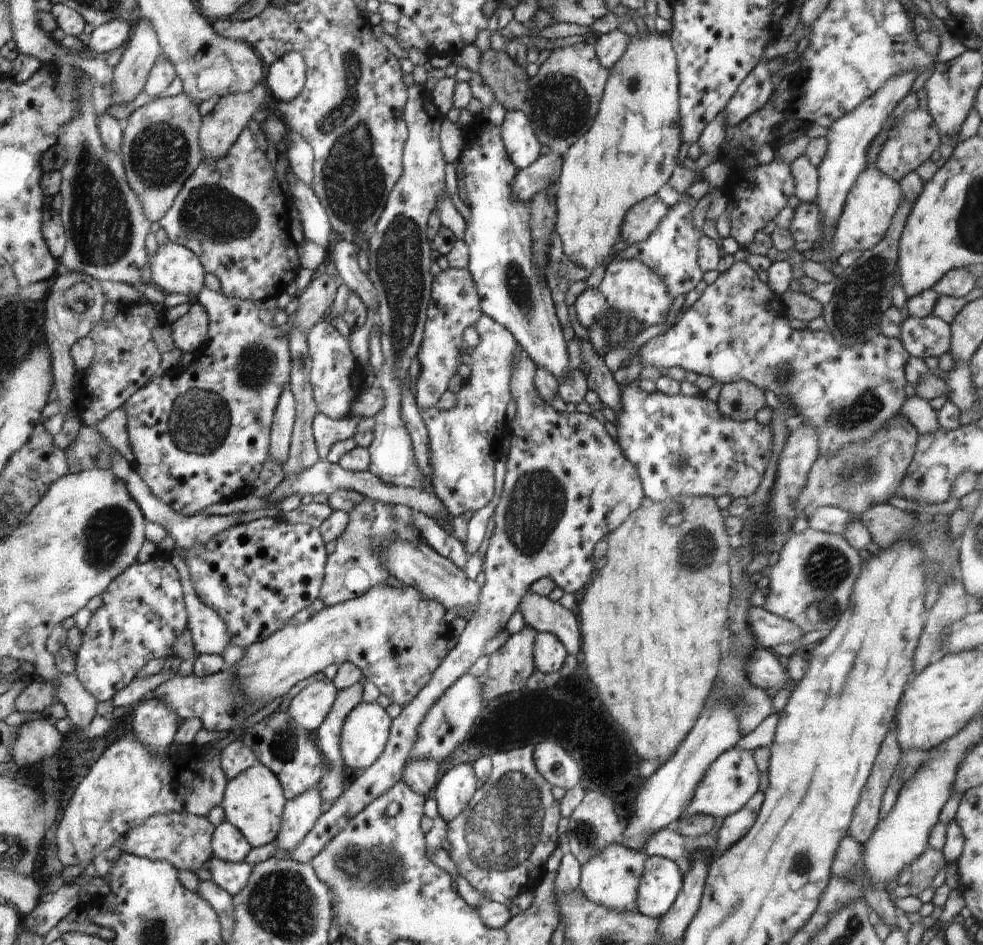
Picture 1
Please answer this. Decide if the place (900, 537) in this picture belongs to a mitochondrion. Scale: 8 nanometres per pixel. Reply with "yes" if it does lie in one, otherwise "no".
no

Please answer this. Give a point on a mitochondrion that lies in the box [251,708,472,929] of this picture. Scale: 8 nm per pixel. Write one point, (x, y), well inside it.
(374, 867)

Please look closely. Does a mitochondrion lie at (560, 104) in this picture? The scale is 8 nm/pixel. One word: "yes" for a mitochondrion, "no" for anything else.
yes

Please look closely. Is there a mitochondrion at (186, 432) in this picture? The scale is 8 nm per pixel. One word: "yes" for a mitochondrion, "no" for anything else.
yes

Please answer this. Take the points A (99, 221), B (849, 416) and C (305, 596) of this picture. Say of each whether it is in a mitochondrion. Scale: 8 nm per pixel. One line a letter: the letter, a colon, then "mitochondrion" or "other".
A: mitochondrion
B: mitochondrion
C: other

